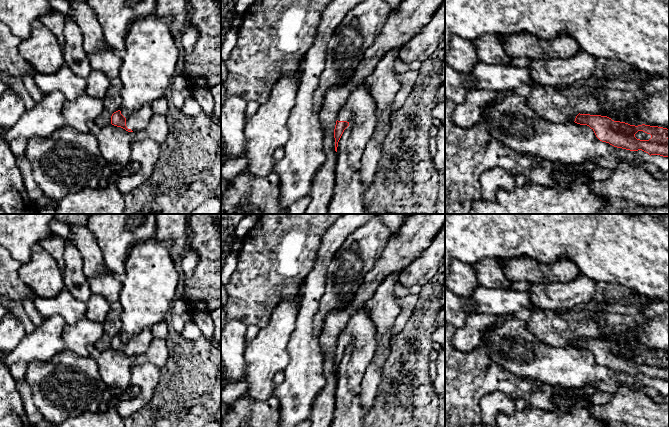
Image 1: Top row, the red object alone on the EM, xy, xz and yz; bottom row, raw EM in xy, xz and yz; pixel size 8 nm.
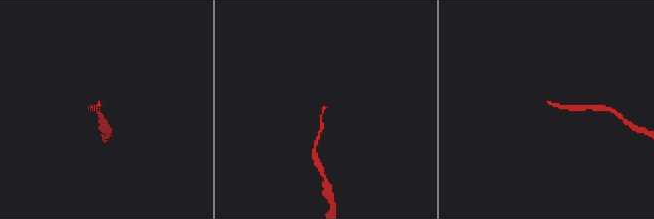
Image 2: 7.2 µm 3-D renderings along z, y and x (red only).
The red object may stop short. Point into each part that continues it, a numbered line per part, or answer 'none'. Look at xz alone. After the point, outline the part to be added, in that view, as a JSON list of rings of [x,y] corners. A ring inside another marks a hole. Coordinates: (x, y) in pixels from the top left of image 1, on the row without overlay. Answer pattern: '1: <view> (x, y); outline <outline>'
1: xz (359, 334); outline [[[360,308],[351,316],[337,344],[350,347],[349,387],[353,393],[359,393],[366,369],[373,361],[377,348],[375,326],[365,309]]]

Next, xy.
1: xy (138, 344); outline [[[145,328],[138,335],[126,340],[126,350],[133,356],[138,356],[145,352],[153,339],[152,332],[150,328]]]

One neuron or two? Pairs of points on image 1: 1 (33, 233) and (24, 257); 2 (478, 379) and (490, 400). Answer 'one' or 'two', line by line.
1: one
2: two

